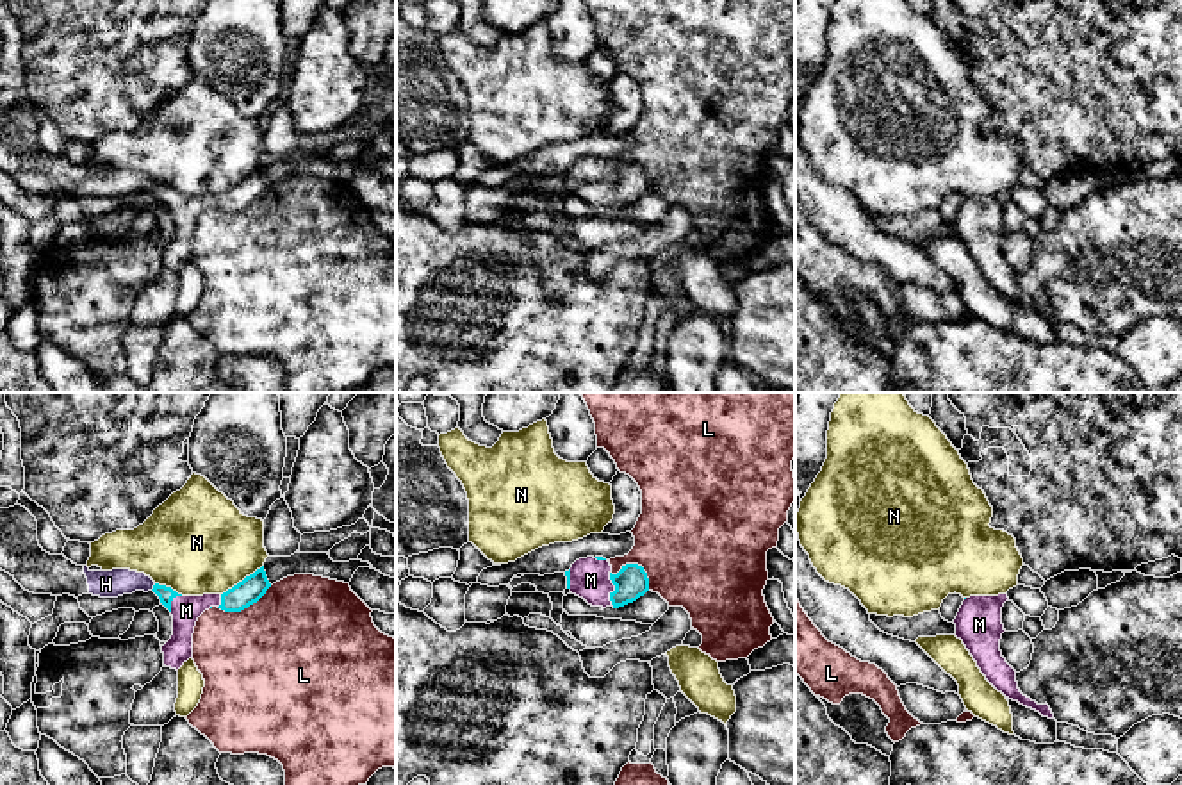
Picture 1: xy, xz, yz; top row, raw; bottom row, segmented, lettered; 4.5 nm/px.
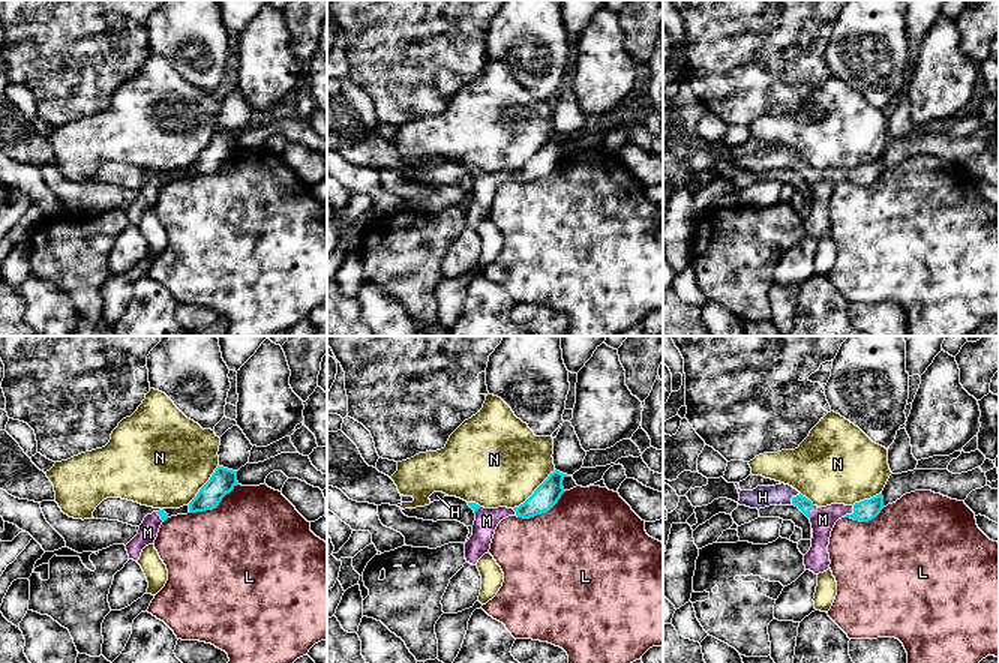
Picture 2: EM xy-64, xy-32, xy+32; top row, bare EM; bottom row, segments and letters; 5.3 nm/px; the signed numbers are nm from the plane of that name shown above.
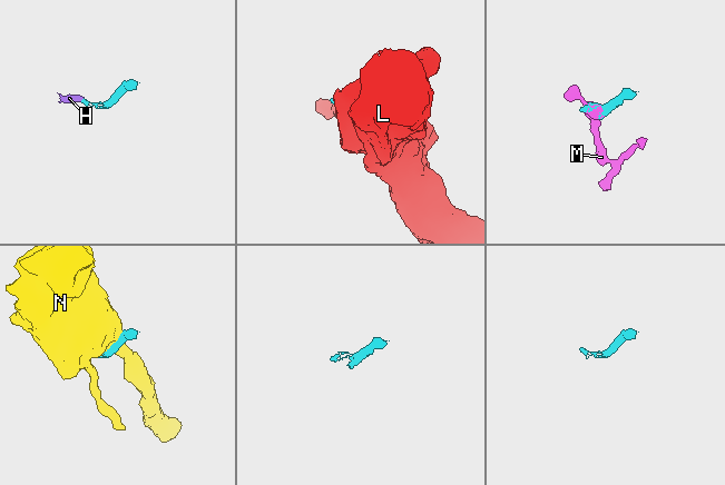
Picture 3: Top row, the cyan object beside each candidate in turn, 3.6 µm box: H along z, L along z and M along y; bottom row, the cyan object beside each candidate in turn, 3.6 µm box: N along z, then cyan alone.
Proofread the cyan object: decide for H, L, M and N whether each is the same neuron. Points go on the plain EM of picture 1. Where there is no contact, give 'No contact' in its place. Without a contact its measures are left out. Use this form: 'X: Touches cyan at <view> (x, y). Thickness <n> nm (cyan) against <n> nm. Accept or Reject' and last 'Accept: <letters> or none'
H: Touches cyan at xy (154, 188). Thickness 70 nm (cyan) against 130 nm. Accept
L: Touches cyan at xz (637, 165). Thickness 150 nm (cyan) against 460 nm. Reject
M: Touches cyan at xz (615, 190). Thickness 150 nm (cyan) against 180 nm. Accept
N: Touches cyan at xy (243, 181). Thickness 120 nm (cyan) against 440 nm. Reject
Accept: H, M

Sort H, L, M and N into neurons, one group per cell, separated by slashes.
H M / L / N

